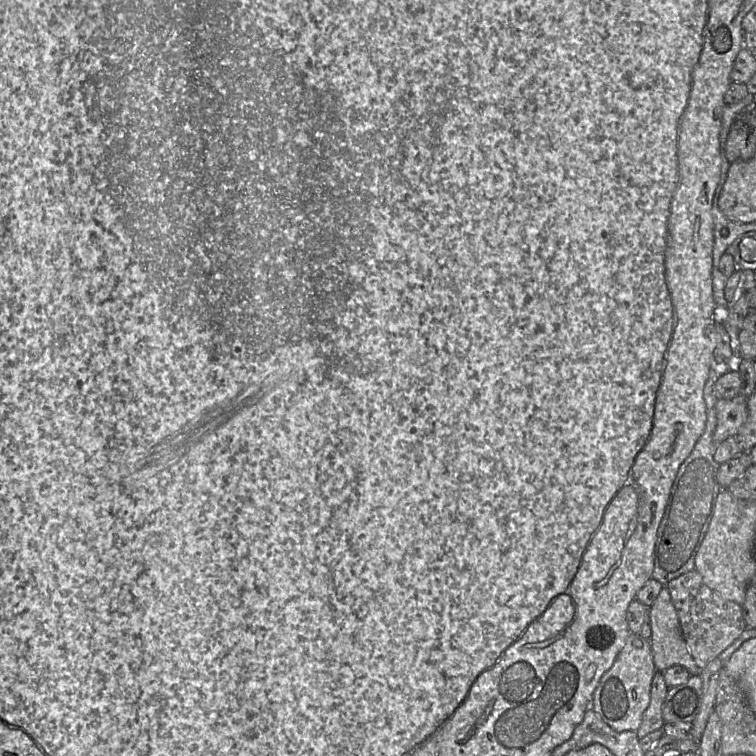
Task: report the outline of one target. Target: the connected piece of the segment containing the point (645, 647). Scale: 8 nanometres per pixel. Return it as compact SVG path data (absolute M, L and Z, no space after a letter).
M629 633L613 665L601 677L591 708L616 732L637 731L650 702L651 684L656 672L650 640L639 633Z

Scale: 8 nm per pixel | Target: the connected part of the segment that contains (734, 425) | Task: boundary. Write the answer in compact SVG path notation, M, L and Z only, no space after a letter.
M737 395L731 399L717 399L716 427L713 433L715 444L730 436L736 436L747 419L747 398Z

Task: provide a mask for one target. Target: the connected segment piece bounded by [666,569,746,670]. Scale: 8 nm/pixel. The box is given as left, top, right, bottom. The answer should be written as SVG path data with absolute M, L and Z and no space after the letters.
M695 569L674 578L666 586L677 611L689 652L699 669L702 670L746 629L742 606L734 601L723 599L712 591Z

